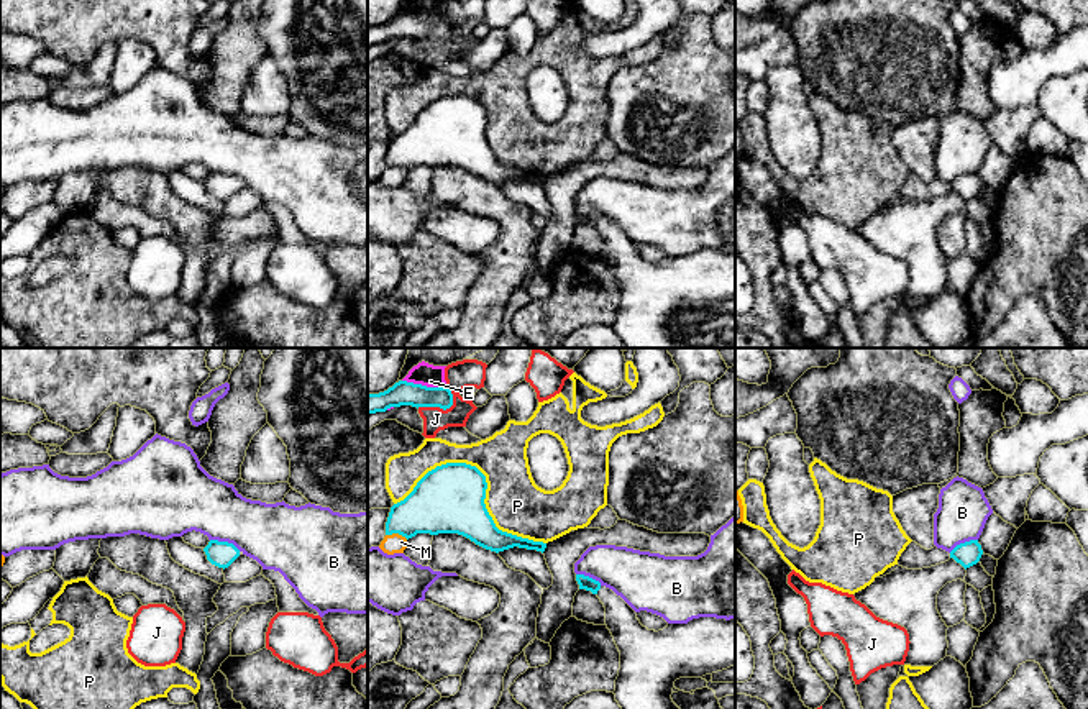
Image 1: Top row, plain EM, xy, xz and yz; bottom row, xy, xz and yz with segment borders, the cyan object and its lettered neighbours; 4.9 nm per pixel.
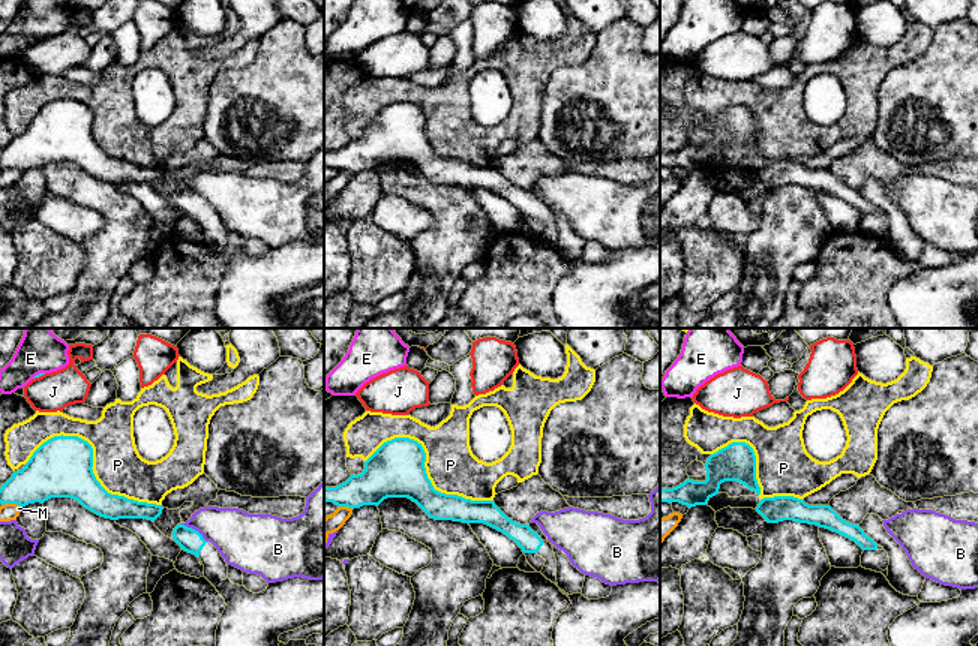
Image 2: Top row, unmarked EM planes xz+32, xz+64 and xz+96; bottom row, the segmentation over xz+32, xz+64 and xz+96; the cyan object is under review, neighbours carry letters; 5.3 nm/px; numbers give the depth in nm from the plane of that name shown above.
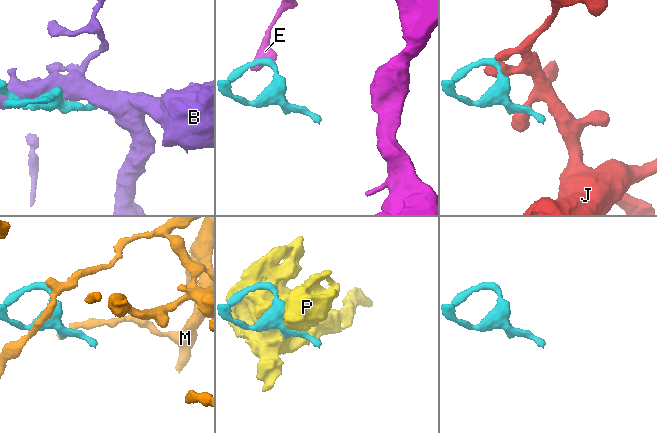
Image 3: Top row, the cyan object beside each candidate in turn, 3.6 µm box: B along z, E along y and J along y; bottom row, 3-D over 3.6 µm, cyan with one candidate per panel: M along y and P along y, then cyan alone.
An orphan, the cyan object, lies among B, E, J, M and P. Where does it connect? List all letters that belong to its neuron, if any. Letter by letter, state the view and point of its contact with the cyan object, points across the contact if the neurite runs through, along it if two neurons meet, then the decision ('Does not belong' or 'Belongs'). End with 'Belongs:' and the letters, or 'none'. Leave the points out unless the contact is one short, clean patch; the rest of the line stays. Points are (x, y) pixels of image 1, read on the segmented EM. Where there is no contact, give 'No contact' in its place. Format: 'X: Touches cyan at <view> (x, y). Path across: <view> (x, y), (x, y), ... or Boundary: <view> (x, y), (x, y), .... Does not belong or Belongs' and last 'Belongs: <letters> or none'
B: Touches cyan at xy (225, 542). Boundary: xy (210, 539), (232, 542), (240, 550). Does not belong
E: Touches cyan at xz (424, 386). Boundary: xz (402, 379), (445, 388). Does not belong
J: Touches cyan at xz (438, 406). Boundary: xz (453, 394), (453, 402), (445, 409), (417, 407). Does not belong
M: Touches cyan at xz (397, 532). Does not belong
P: Touches cyan at xz (484, 480). Does not belong
Belongs: none

